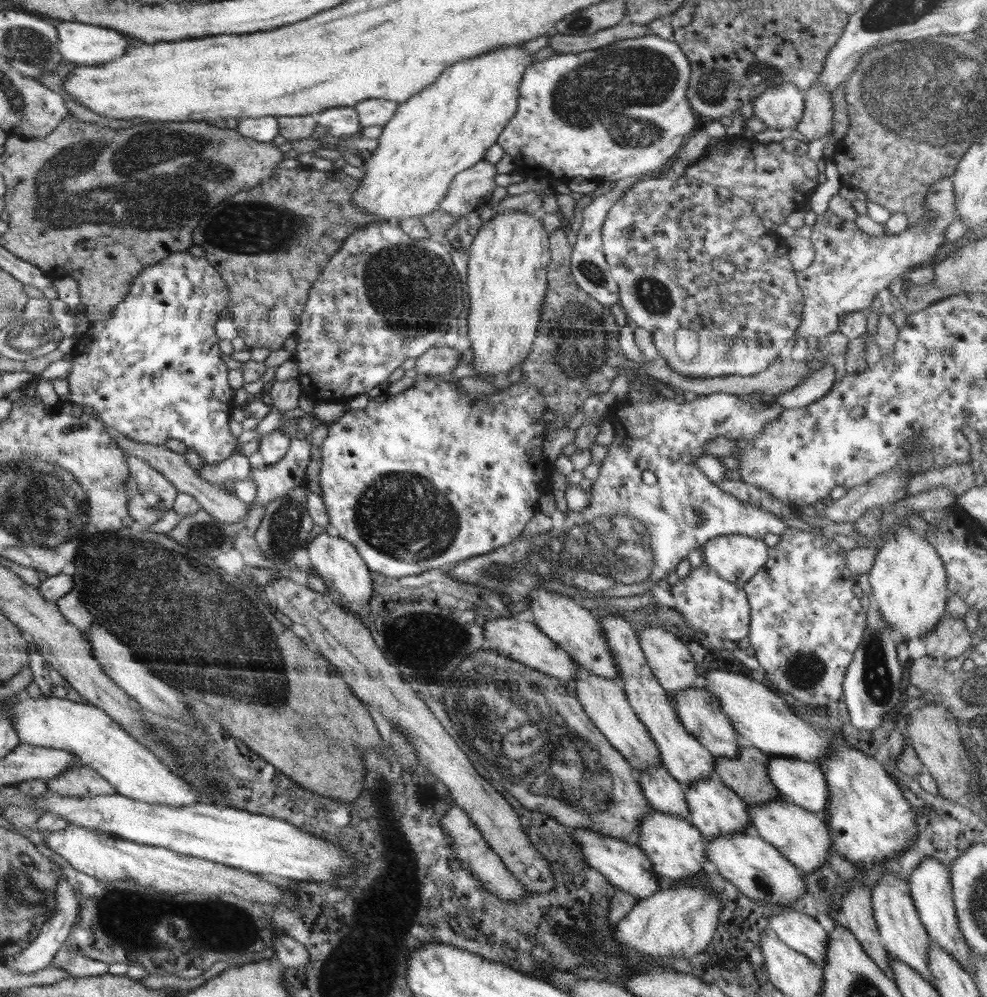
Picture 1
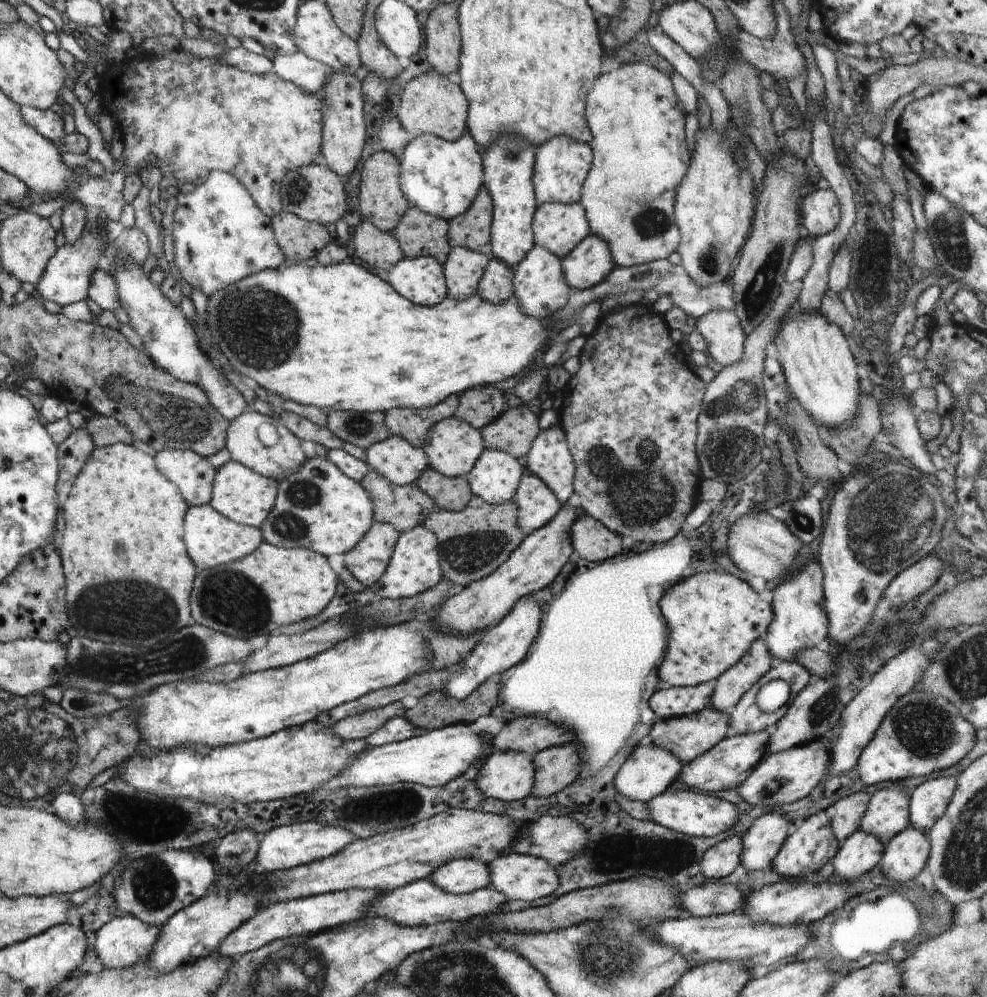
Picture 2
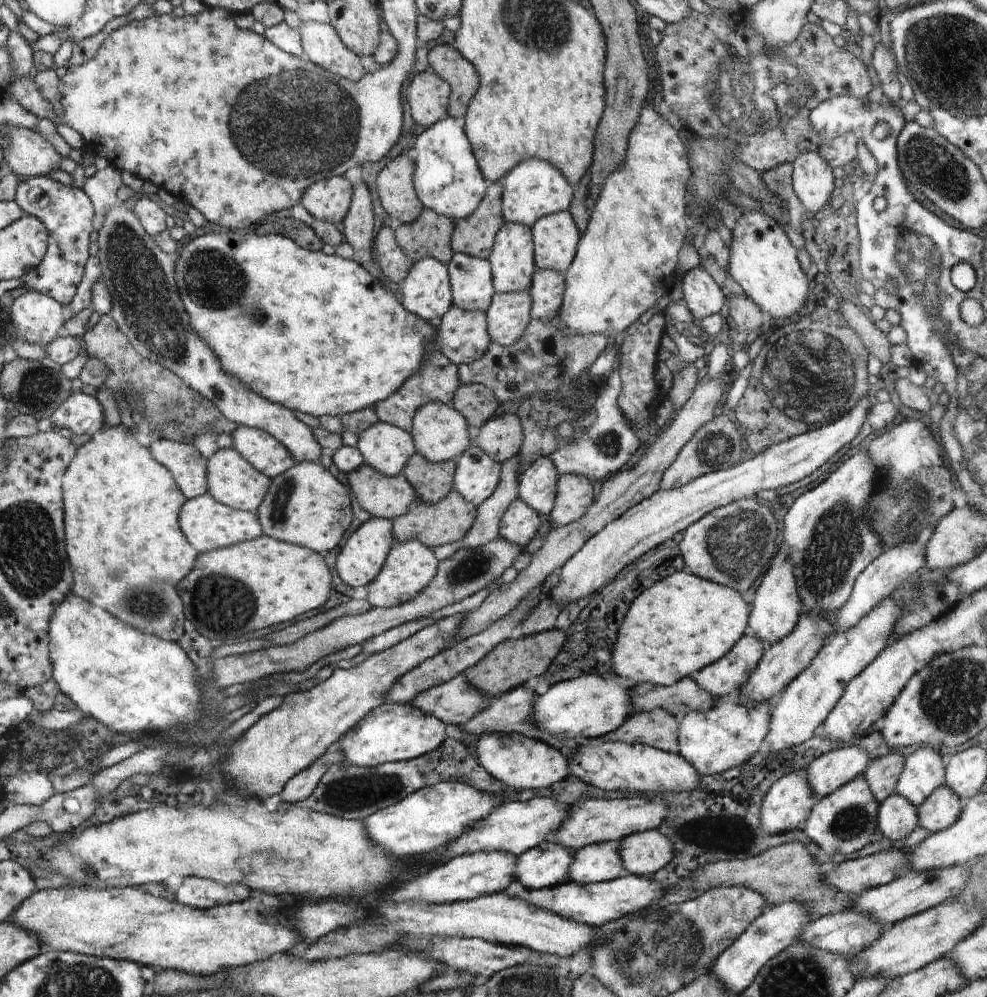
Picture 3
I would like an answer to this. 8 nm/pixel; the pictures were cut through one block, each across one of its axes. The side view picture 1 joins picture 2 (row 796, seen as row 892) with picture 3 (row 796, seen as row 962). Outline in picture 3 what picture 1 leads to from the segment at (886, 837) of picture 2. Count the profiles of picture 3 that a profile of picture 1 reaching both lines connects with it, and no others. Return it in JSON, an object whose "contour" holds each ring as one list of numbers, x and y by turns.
{"contour":[[918,748,905,758,905,767,895,792,915,807,922,804,938,787,945,785,945,765,941,754,932,748]]}

